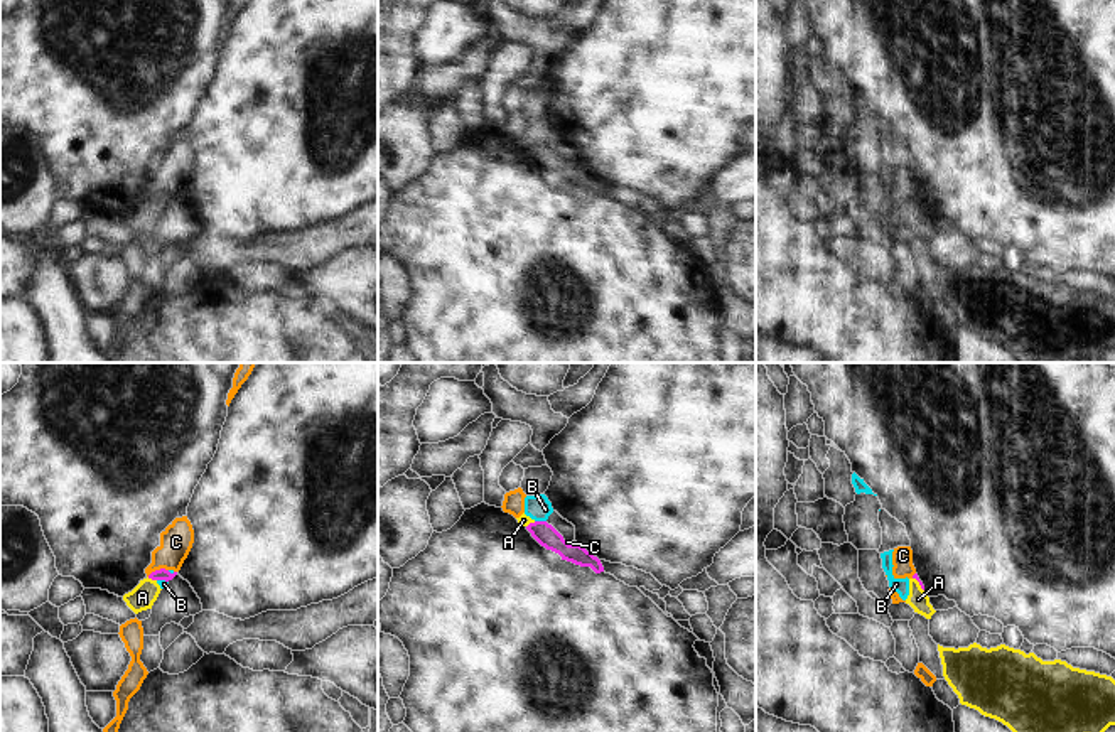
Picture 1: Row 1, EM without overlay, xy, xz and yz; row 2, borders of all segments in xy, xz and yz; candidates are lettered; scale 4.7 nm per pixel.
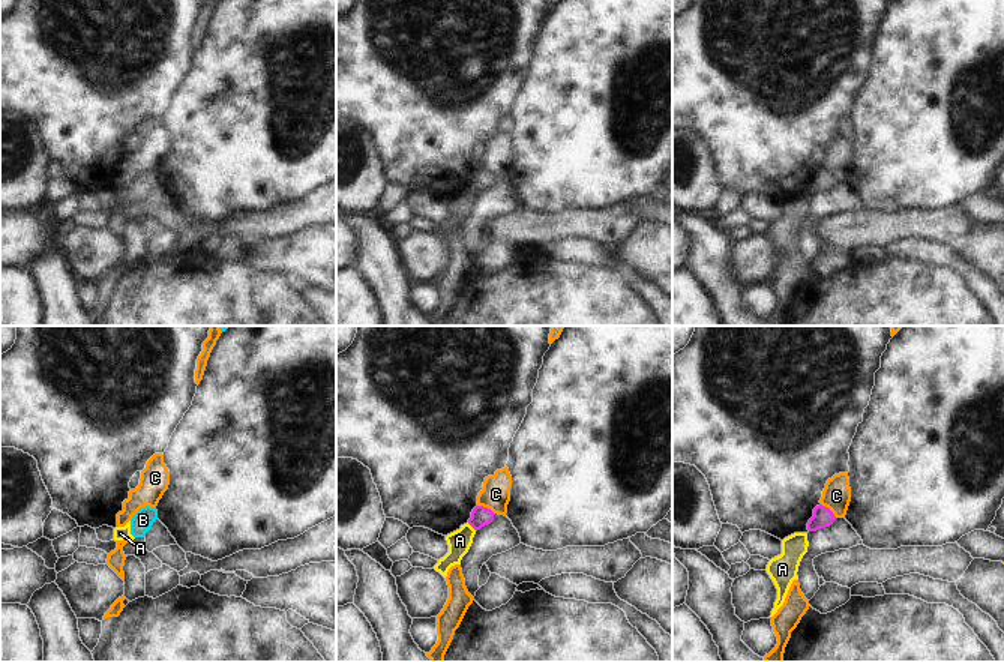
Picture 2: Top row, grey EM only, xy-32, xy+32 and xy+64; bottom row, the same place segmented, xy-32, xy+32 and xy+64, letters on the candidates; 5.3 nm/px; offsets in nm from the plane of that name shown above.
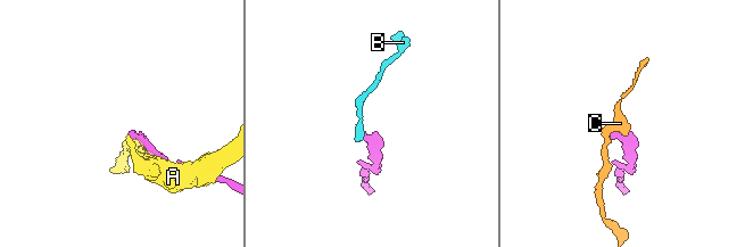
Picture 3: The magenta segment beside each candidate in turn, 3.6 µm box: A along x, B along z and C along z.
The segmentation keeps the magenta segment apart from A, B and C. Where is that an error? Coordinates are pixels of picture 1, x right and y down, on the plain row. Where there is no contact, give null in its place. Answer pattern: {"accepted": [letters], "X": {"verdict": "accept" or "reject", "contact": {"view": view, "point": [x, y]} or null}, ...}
{"accepted": [], "A": {"verdict": "reject", "contact": {"view": "xy", "point": [152, 201]}}, "B": {"verdict": "reject", "contact": {"view": "xz", "point": [540, 144]}}, "C": {"verdict": "reject", "contact": {"view": "xy", "point": [157, 193]}}}

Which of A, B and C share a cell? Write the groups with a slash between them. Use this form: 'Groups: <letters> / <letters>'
Groups: A B / C.

